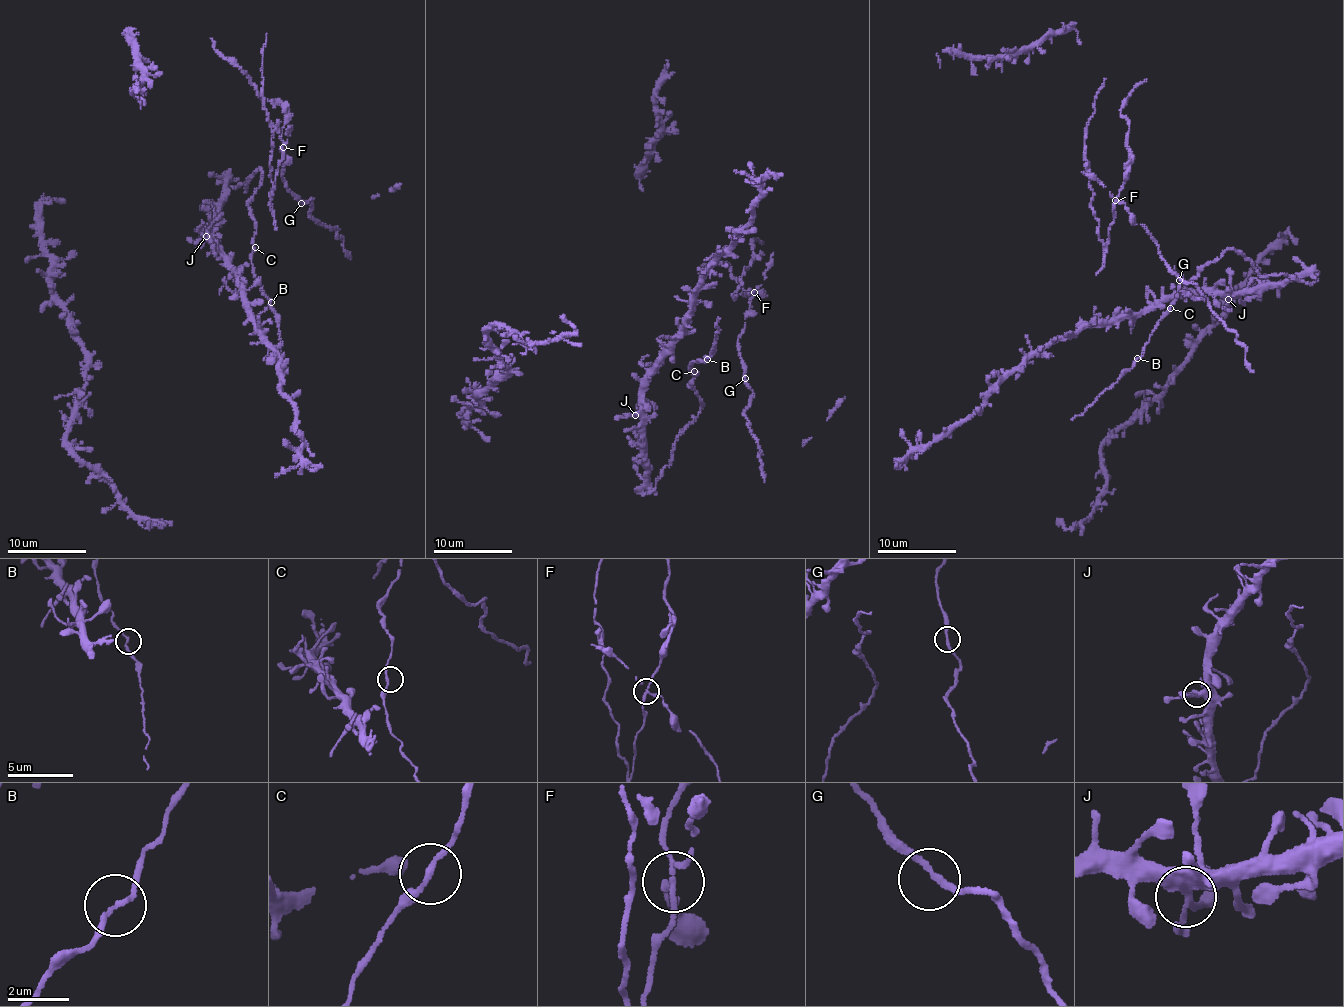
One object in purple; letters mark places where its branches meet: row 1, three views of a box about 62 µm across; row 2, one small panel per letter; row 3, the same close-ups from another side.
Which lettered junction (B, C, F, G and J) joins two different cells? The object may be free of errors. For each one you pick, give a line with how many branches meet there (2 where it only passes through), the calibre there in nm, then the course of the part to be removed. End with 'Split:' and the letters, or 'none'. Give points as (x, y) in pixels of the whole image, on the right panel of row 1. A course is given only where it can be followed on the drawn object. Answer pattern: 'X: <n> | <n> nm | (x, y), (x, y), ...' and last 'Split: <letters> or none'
F: 4 | 150 nm | (1115, 200), (1105, 243), (1098, 238), (1091, 205), (1084, 136), (1095, 96), (1106, 79)
Split: F

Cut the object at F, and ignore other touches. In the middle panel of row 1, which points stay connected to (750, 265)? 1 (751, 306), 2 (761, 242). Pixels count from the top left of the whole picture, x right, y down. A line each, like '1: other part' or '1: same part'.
1: other part
2: same part

